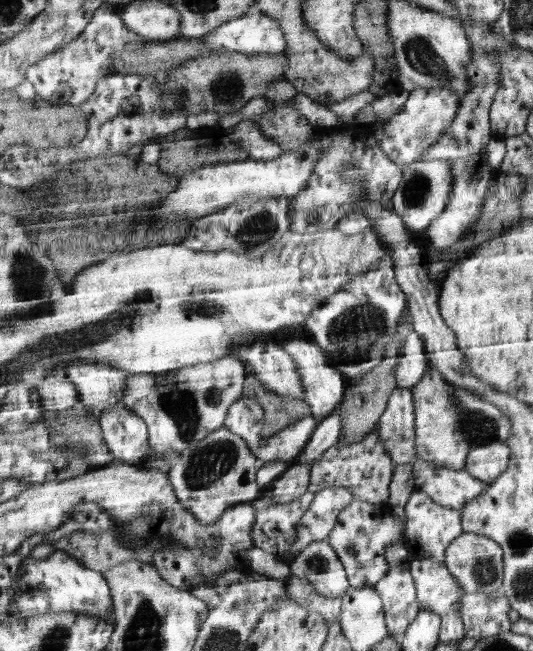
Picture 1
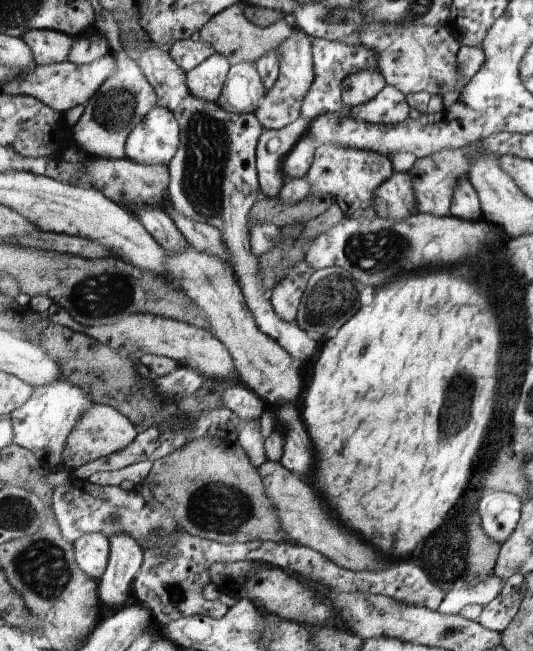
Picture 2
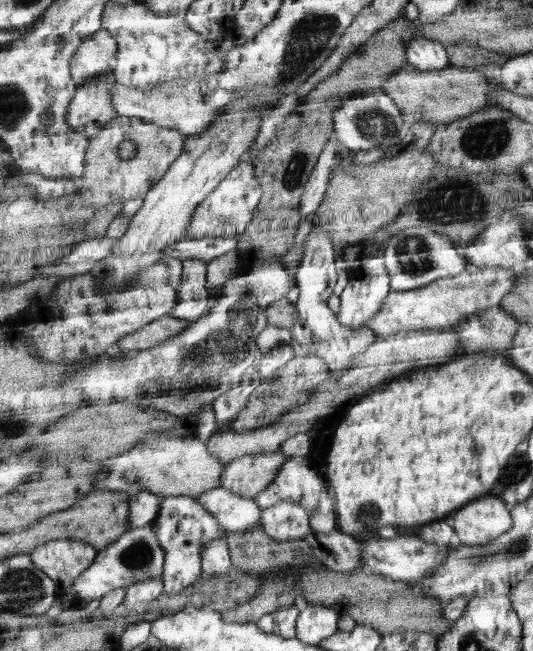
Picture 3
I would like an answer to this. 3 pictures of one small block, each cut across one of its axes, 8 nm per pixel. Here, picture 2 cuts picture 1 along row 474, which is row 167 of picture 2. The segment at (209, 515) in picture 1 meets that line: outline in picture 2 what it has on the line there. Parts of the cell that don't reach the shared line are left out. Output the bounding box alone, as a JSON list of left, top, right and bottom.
[137,41,321,366]

